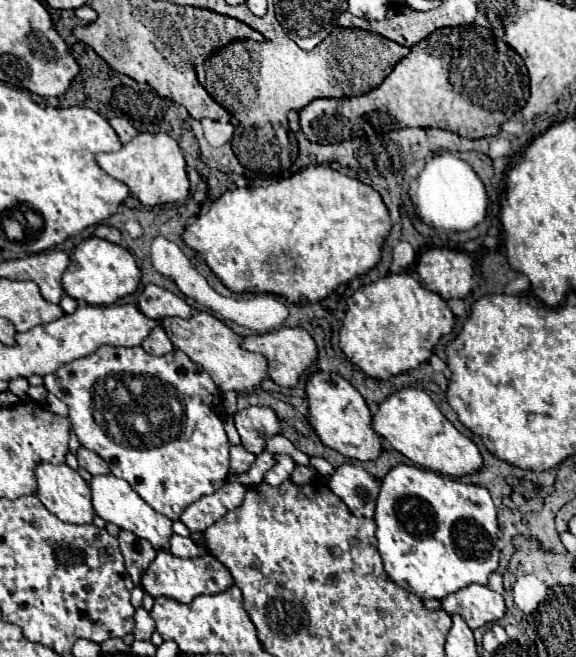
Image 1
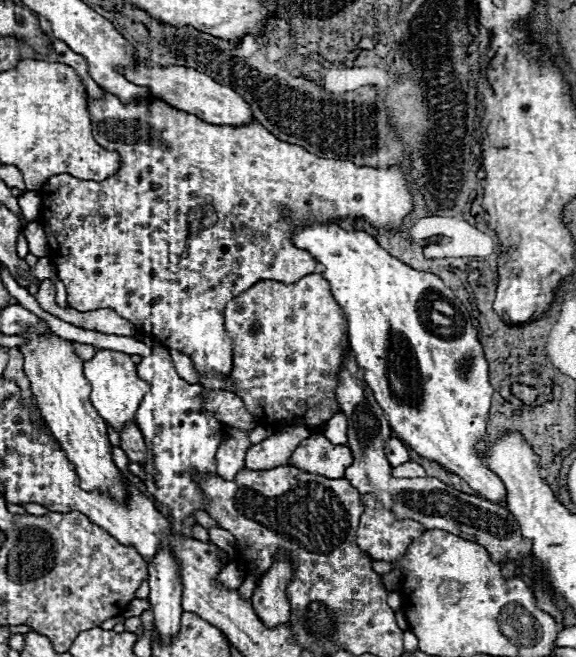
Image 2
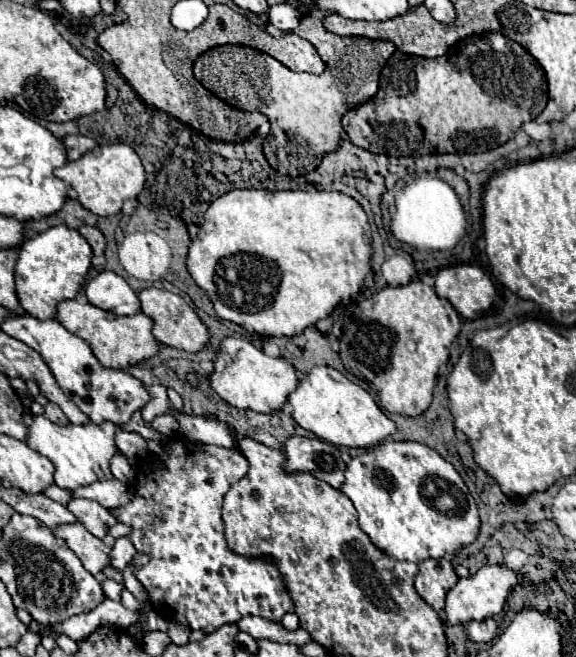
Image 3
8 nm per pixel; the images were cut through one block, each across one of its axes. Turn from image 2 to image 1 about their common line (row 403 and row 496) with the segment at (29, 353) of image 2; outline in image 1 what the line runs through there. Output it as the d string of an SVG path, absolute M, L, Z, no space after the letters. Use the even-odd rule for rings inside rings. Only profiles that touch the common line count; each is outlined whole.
M42 462L36 466L34 474L36 474L36 482L38 482L38 488L34 494L46 506L46 510L50 510L54 516L58 516L60 520L70 522L70 524L90 524L92 522L94 508L90 502L90 488L76 470L72 470L68 464Z

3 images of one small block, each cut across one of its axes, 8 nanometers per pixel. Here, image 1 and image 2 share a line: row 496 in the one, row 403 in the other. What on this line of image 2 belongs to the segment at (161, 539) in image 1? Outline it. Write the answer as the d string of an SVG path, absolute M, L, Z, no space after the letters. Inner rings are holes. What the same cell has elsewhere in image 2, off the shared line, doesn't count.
M98 350L96 356L84 364L84 374L92 384L90 402L116 432L122 432L126 424L136 424L136 410L148 394L150 386L142 378L138 378L136 364L130 360L128 354L114 350Z

